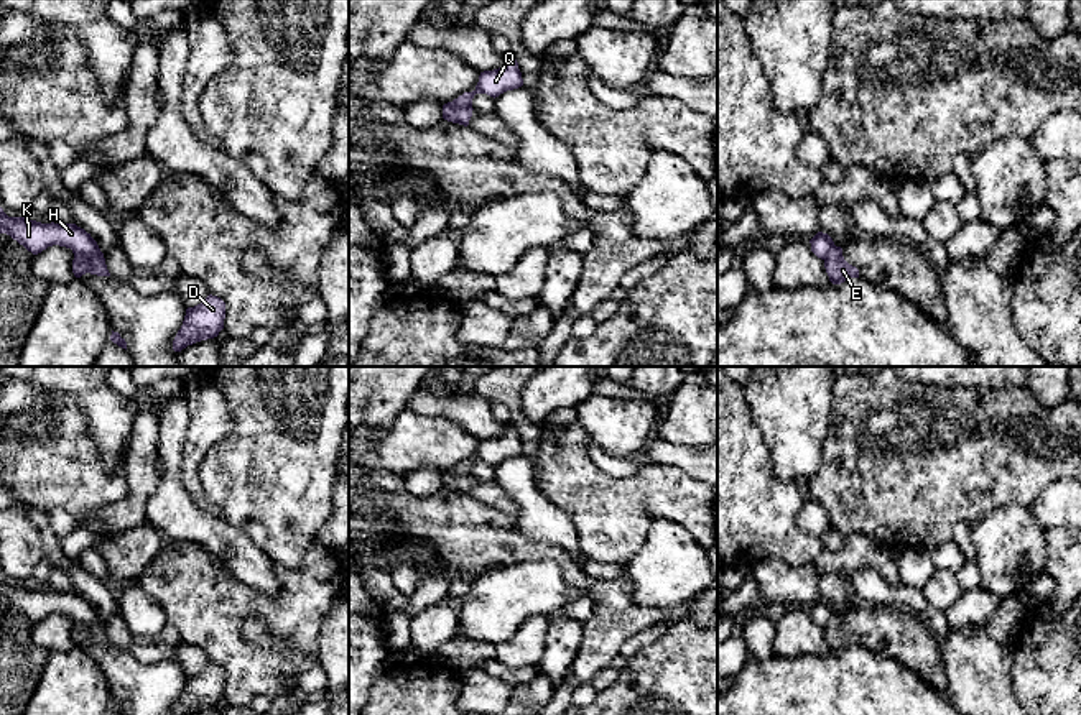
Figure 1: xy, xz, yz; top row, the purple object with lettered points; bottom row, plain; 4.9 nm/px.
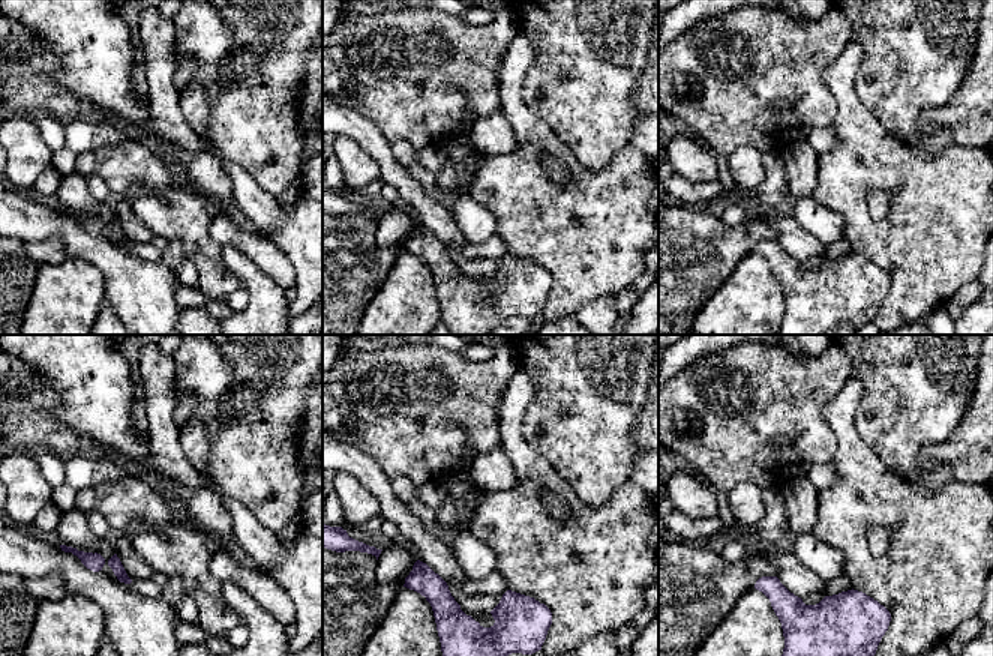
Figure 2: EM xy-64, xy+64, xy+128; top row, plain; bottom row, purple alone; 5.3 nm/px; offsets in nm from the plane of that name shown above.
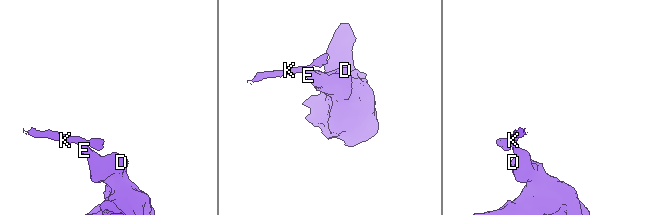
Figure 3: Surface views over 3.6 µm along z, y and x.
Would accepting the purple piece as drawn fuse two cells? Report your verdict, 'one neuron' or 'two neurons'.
two neurons

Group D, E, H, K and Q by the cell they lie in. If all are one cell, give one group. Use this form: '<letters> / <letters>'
D E / H K Q

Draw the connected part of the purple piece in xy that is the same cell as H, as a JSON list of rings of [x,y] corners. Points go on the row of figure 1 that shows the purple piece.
[[[2,207],[0,233],[10,235],[33,255],[53,245],[71,248],[74,255],[102,253],[90,233],[76,224],[41,224],[26,217],[8,217]]]

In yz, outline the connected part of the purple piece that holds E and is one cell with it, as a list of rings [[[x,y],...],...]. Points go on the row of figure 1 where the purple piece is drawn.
[[[836,245],[828,251],[824,268],[833,284],[841,284],[851,278],[859,278],[859,270],[844,260],[842,248]]]

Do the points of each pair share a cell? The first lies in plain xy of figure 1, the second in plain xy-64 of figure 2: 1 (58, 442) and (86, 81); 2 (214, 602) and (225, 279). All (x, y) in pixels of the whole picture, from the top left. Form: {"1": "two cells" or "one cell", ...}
{"1": "two cells", "2": "one cell"}

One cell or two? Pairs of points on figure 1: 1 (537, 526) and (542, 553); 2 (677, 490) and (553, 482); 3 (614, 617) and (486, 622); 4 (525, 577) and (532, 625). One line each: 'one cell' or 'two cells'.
1: two cells
2: one cell
3: two cells
4: two cells

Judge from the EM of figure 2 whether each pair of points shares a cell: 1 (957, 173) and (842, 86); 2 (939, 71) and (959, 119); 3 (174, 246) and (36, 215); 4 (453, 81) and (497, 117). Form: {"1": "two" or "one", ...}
{"1": "one", "2": "two", "3": "two", "4": "two"}

